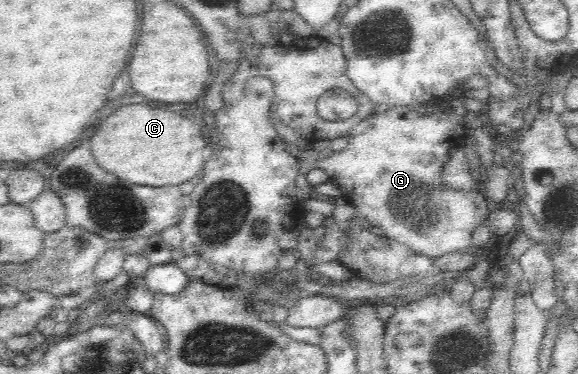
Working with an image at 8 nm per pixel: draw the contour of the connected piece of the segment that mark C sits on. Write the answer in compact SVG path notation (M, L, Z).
M130 104L108 116L90 138L96 162L110 174L142 186L176 186L194 178L202 166L202 150L208 146L202 128L168 108Z

